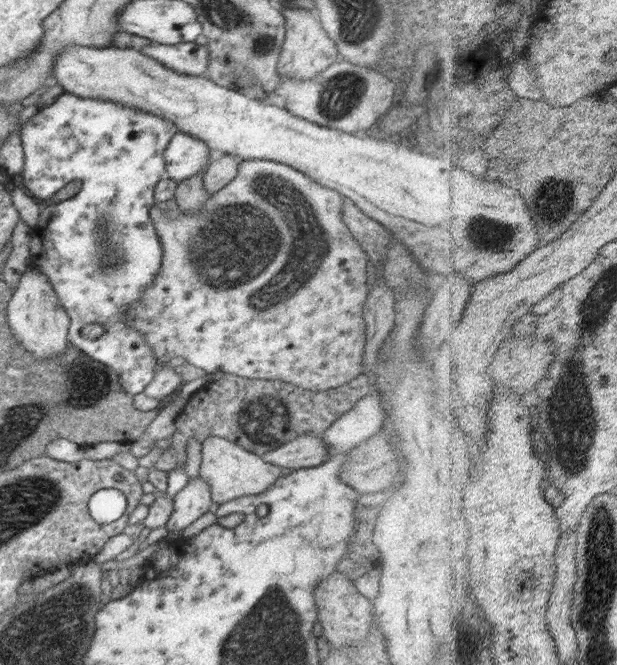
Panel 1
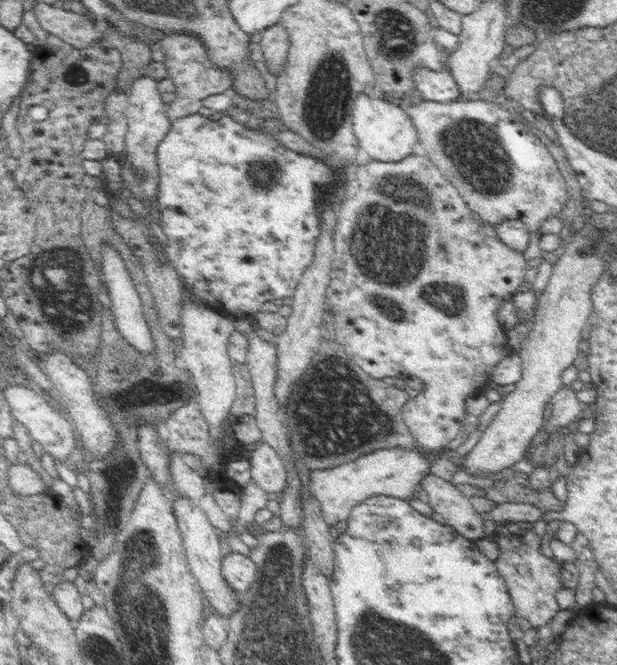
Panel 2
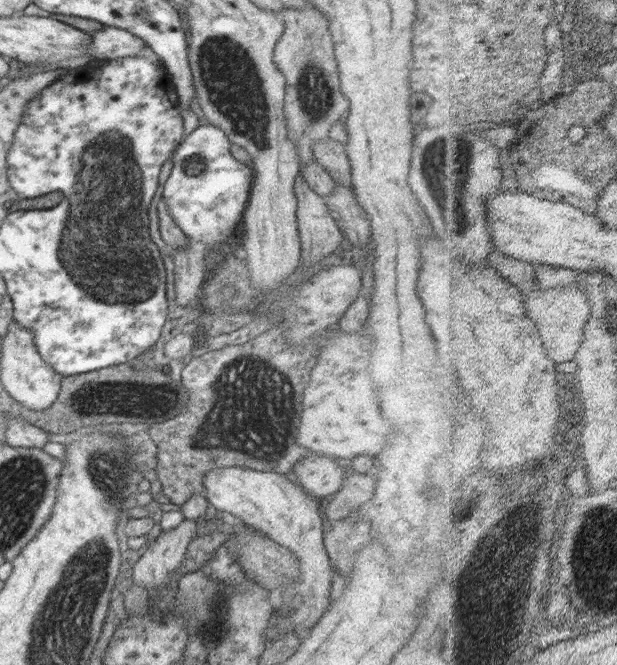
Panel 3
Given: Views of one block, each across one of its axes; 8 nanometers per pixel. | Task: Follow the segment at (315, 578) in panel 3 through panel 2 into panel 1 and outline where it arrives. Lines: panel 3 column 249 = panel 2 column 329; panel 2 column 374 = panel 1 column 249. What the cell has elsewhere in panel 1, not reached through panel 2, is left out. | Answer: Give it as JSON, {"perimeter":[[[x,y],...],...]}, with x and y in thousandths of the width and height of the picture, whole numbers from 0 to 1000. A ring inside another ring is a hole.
{"perimeter":[[[339,656],[327,663],[323,716],[337,723],[345,755],[365,756],[389,747],[420,744],[447,720],[457,717],[457,705],[429,693],[423,684],[399,677],[363,657]]]}

